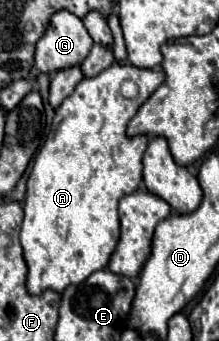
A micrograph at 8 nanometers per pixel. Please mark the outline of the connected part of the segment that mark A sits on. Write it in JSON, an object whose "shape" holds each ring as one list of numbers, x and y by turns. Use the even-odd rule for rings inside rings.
{"shape":[[113,63,109,69,93,79,83,79,75,91,55,111,51,133,45,139,33,169,27,179,27,195,23,205,23,225,19,241,23,247,23,259,27,263,27,291,39,295,47,289,61,293,71,283,81,283,87,275,105,269,111,251,119,241,119,199,131,195,141,185,141,159,147,149,147,137,127,137,125,129,129,119,137,113,139,105,165,81,163,71,139,69,133,65]]}

